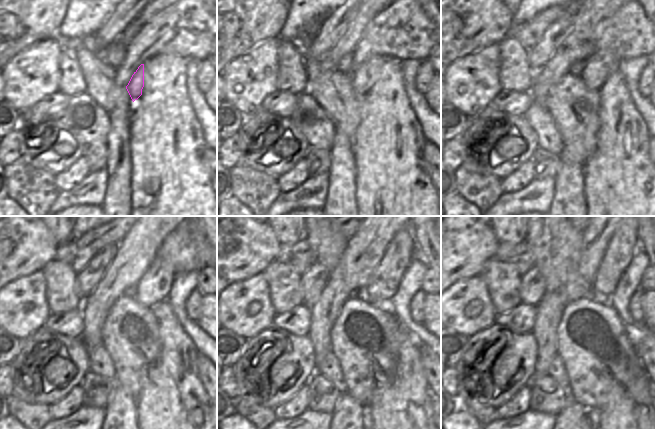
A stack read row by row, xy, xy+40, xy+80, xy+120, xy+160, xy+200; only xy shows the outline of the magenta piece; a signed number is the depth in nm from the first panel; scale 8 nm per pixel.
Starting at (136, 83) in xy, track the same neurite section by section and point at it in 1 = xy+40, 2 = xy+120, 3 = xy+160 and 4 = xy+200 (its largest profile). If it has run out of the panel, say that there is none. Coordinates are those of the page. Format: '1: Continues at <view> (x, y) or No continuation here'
1: Continues at xy+40 (367, 74)
2: Continues at xy+120 (154, 287)
3: Continues at xy+160 (384, 282)
4: Continues at xy+200 (624, 243).

